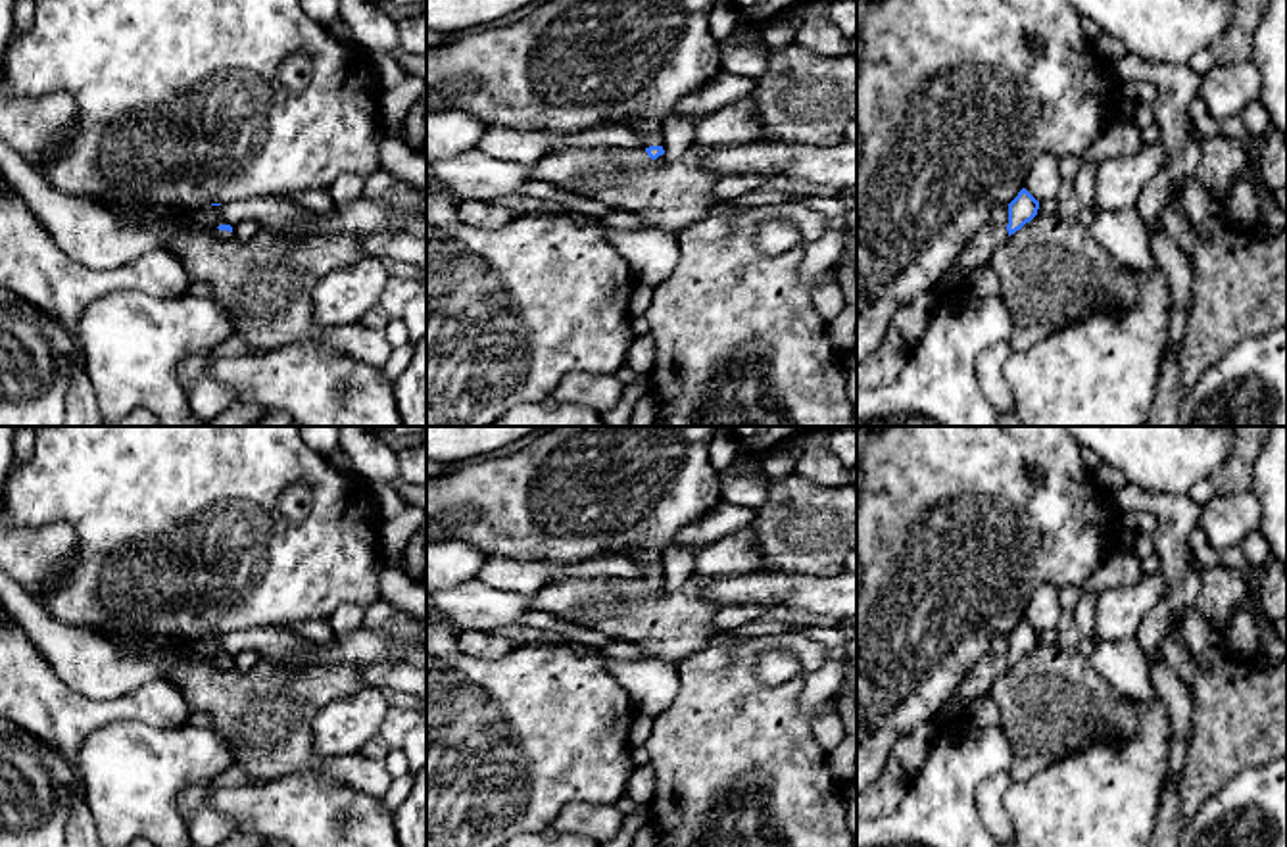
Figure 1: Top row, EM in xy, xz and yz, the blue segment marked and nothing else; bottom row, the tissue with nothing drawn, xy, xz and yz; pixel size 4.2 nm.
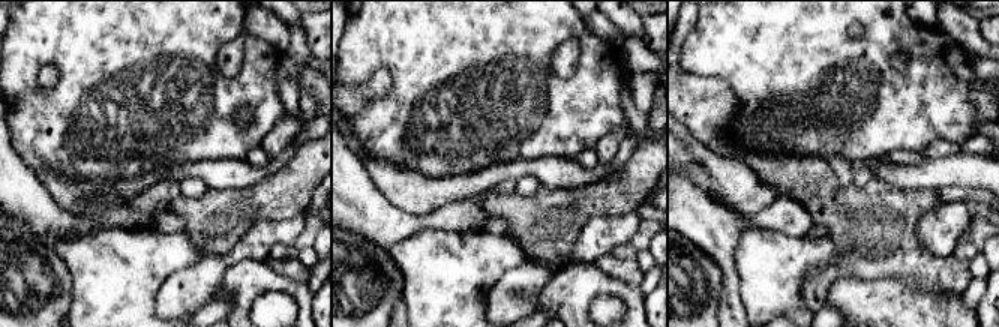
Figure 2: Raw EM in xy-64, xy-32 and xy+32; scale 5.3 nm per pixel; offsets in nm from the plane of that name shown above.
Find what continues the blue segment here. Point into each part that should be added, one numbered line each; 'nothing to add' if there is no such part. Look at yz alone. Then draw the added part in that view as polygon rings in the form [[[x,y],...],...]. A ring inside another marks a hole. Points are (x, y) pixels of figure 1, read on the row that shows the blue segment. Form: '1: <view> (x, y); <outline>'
1: yz (978, 250); [[[985,225],[962,248],[955,271],[939,284],[939,292],[964,288],[966,277],[980,265],[989,263],[995,248],[1008,238],[1007,227]]]

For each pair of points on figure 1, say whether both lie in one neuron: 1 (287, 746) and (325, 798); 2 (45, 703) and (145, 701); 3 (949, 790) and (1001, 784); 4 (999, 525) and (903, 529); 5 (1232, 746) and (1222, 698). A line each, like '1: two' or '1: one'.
1: two
2: one
3: two
4: one
5: one

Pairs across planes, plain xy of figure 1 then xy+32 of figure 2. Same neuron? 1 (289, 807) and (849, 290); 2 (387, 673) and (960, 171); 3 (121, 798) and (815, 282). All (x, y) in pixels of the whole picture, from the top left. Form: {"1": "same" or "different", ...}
{"1": "same", "2": "different", "3": "different"}

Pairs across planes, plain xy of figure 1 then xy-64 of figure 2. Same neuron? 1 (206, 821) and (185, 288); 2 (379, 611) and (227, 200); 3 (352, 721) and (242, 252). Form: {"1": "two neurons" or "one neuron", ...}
{"1": "one neuron", "2": "two neurons", "3": "one neuron"}

